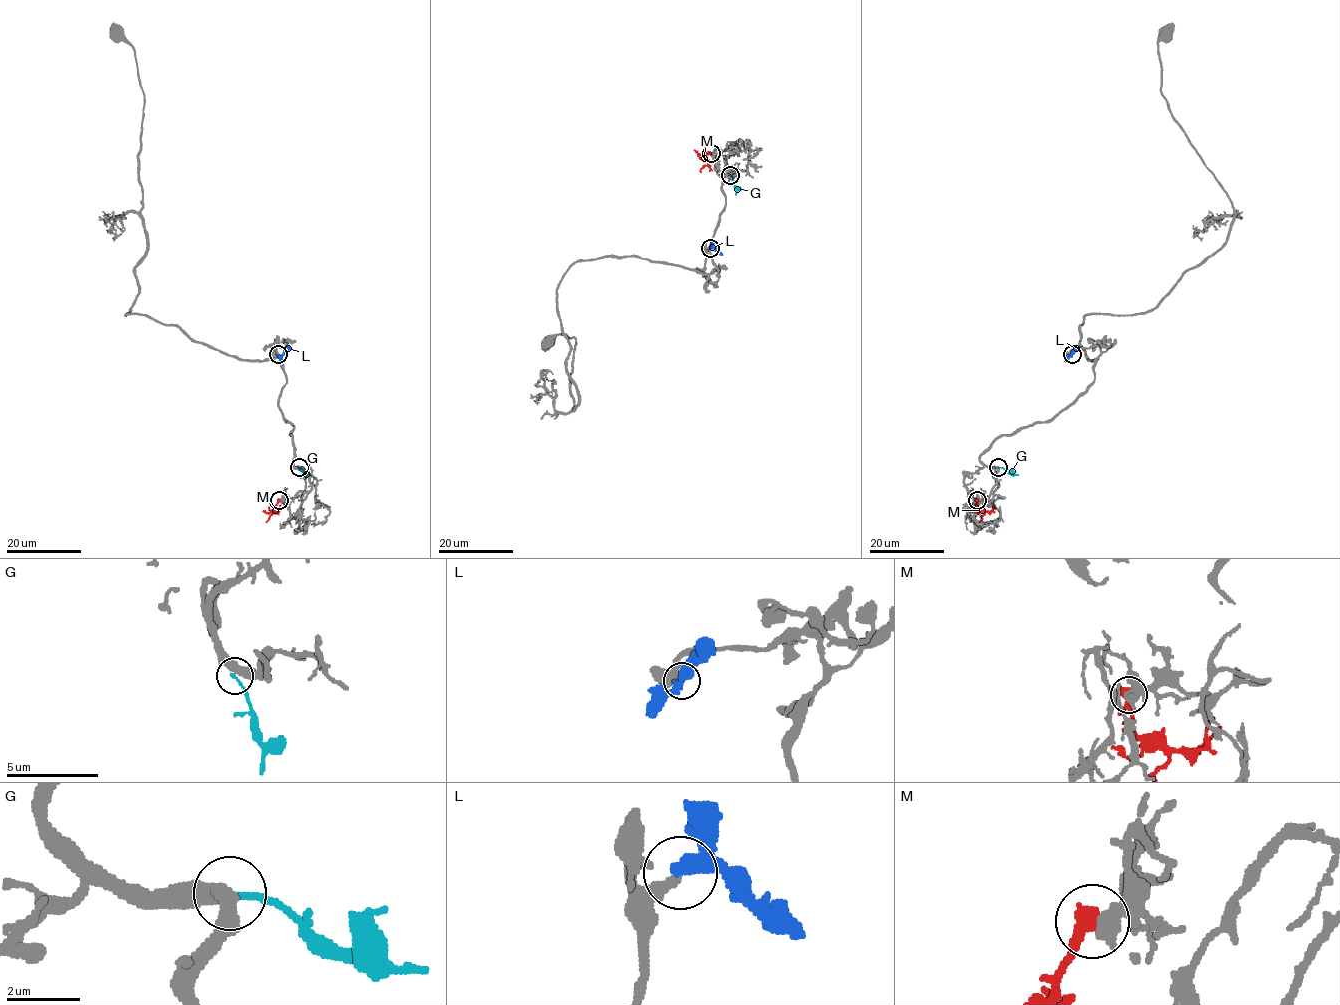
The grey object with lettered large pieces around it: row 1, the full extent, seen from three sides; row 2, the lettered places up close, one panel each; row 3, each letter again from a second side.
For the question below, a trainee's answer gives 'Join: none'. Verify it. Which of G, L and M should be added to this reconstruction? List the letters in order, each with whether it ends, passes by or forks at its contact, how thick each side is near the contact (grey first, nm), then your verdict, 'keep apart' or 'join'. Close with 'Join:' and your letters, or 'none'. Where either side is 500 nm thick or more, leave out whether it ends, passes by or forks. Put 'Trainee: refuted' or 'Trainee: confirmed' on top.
Trainee: refuted
G: it ends there; 440 nm thick on the grey side, 160 nm on the other; keep apart
L: it passes by; 220 nm thick on the grey side, 320 nm on the other; join
M: 550 nm thick on the grey side, 360 nm on the other; keep apart
Join: L

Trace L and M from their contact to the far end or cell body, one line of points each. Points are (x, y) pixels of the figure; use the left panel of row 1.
L: (278, 354), (282, 355), (290, 346)
M: (279, 500), (274, 512), (269, 507)

